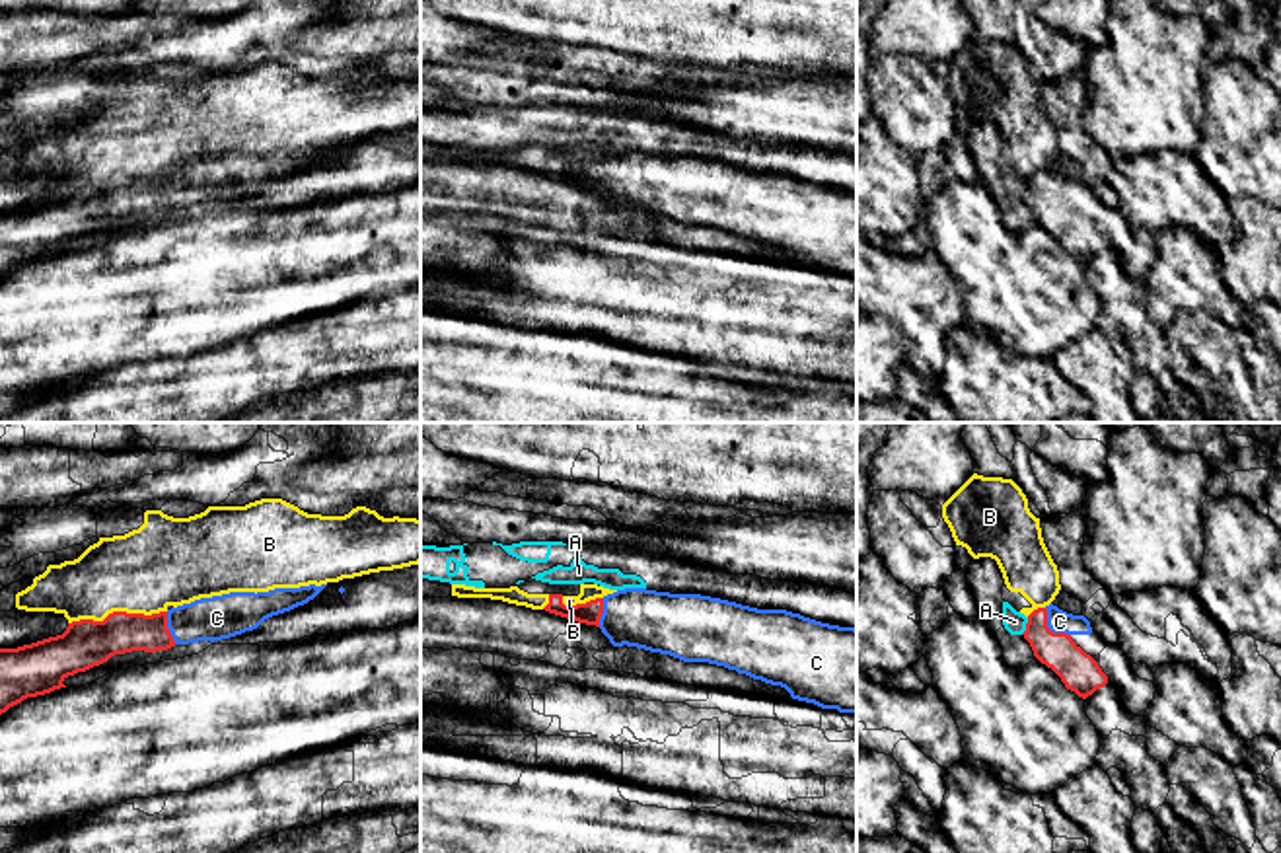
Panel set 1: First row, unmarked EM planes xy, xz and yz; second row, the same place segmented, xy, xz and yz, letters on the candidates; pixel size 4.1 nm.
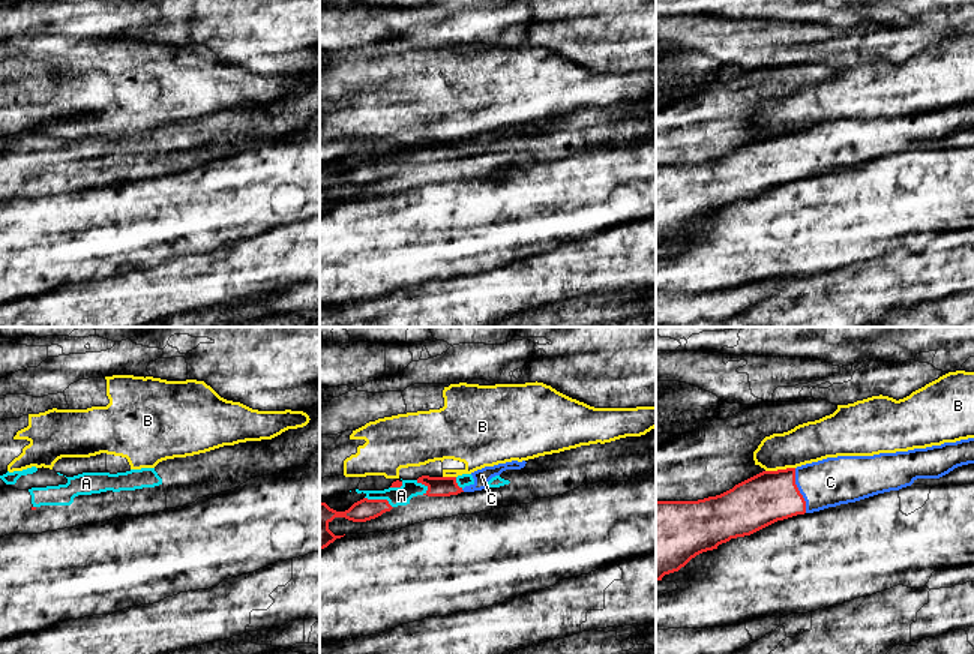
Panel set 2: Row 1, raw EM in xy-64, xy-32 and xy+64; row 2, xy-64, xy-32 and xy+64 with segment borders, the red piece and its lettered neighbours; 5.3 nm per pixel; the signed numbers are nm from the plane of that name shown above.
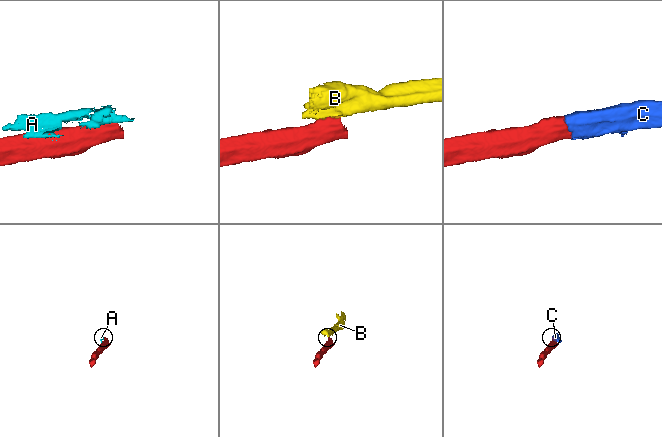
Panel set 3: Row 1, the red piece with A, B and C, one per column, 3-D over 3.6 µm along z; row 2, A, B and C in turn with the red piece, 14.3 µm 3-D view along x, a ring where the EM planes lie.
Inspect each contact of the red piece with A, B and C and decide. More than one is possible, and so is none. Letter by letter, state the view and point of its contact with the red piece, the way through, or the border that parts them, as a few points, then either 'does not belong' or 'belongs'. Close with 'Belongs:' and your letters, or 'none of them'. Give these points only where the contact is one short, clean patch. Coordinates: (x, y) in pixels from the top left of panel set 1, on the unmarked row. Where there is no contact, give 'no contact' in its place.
A: yz (1026, 189) | does not belong
B: xy (117, 176) | along xy (166, 174), (109, 176), (102, 184), (69, 187) | does not belong
C: yz (1048, 191) | across yz (1079, 236), (1052, 209), (1048, 191), (1060, 185) | belongs
Belongs: C

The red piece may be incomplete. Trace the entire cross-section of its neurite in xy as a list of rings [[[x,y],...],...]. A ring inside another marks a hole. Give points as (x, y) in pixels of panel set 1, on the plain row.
[[[327,148],[230,156],[144,179],[113,175],[103,185],[80,183],[66,195],[18,212],[0,212],[0,278],[27,261],[66,251],[68,240],[132,214],[222,204],[257,193],[265,183],[313,164]]]

